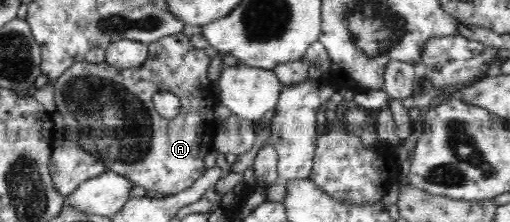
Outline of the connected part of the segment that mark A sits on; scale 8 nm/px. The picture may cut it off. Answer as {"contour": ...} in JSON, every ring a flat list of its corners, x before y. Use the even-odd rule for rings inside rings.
{"contour":[[185,34,166,36,149,44,149,48,147,60,139,67,117,69,105,61,98,64,85,60,76,63,55,82,55,103,56,111,65,122,67,141,79,143,87,153,101,159,106,171,121,174,134,185,167,197,195,186,208,170,205,168,205,156,215,149,215,133,222,120,214,116,214,111,221,101,209,82,211,58,203,49,191,46,190,38],[159,91,173,92,180,99,178,117,163,118,156,112,152,99]]}

